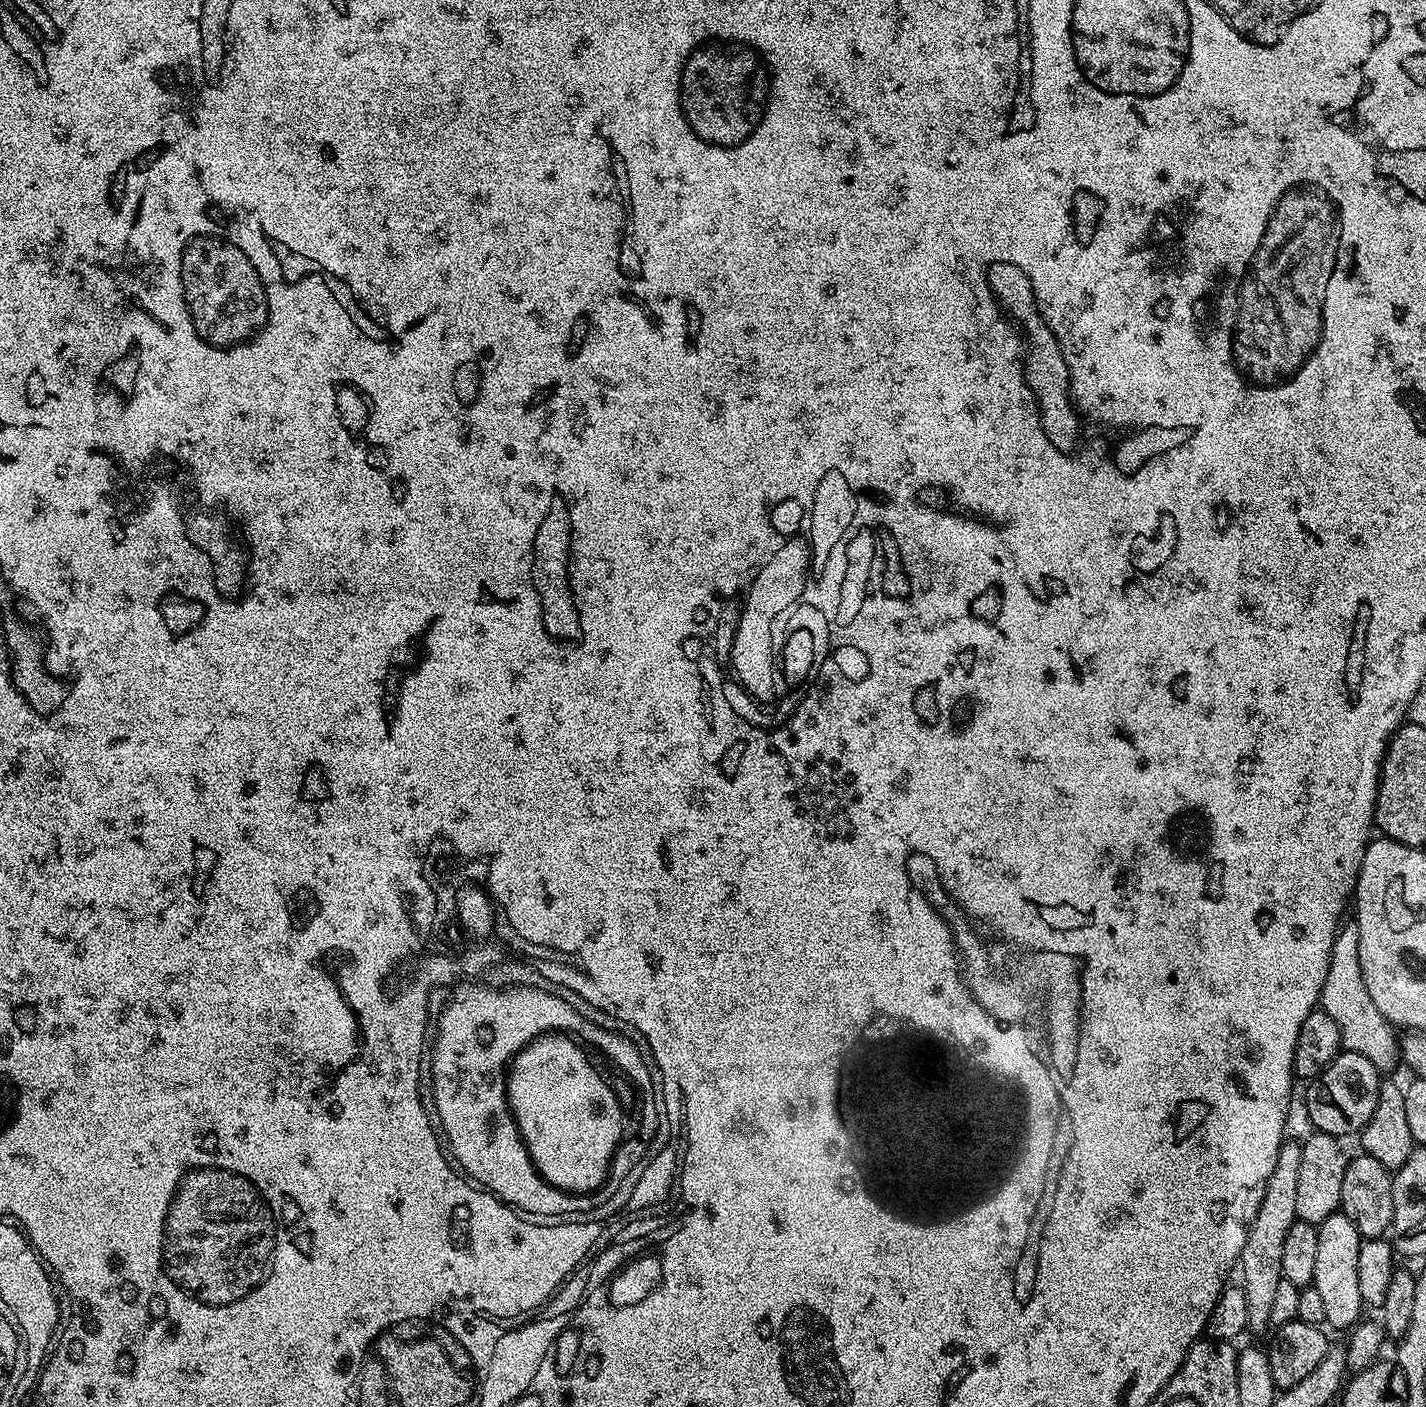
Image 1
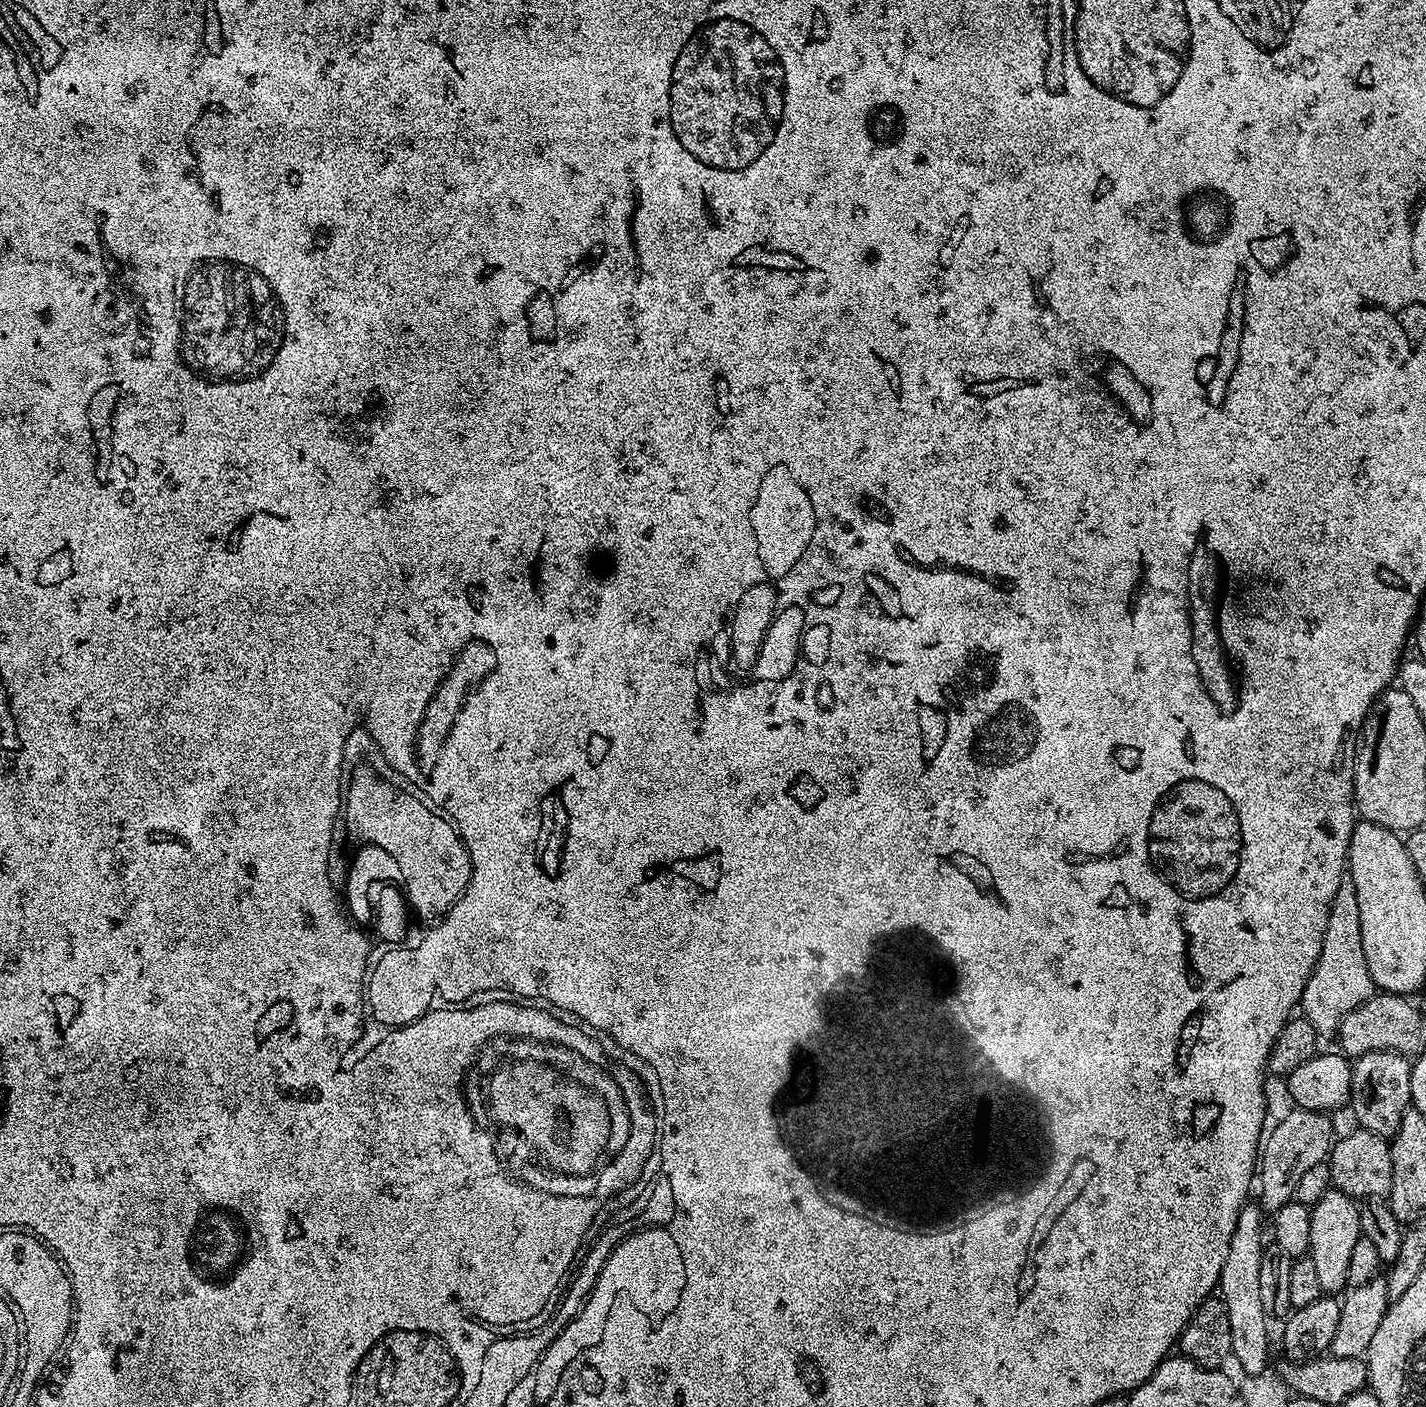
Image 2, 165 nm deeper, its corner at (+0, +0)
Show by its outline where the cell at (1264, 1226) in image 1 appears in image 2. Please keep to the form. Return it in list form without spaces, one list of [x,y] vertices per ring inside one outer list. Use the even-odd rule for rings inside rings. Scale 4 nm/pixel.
[[[1296,1108],[1281,1115],[1273,1126],[1272,1133],[1270,1128],[1263,1137],[1258,1152],[1258,1204],[1265,1213],[1275,1214],[1282,1206],[1289,1204],[1296,1195],[1302,1174],[1306,1174],[1310,1166],[1318,1166],[1327,1161],[1334,1143],[1332,1119],[1331,1115],[1323,1112],[1307,1112],[1305,1108]]]

